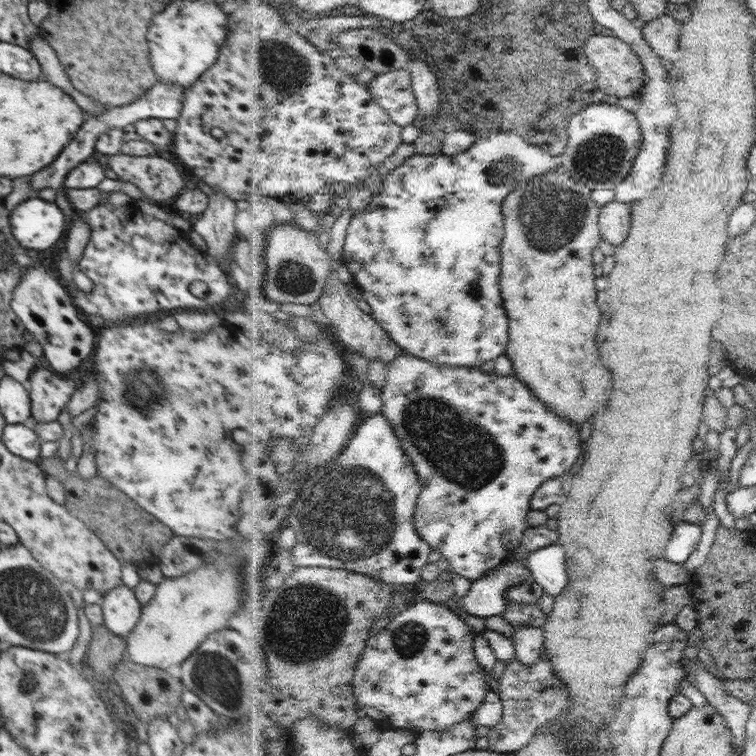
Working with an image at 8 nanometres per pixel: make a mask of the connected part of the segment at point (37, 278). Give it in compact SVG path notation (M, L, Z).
M32 263L21 276L13 291L11 308L22 326L41 344L43 354L56 374L76 368L94 350L94 330L80 320L71 291L44 263Z

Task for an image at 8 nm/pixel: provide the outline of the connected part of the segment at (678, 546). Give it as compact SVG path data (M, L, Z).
M686 520L677 524L676 533L667 546L667 558L685 565L700 544L700 528Z

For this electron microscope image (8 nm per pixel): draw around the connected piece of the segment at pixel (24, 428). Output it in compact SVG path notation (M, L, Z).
M6 424L2 440L8 451L15 456L30 461L40 457L42 440L29 424Z

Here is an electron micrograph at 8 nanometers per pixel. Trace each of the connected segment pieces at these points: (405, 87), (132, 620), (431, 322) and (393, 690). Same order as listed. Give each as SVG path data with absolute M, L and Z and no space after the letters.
M400 69L376 74L369 87L382 108L391 113L393 120L400 127L420 123L422 113L419 110L419 100L410 71Z
M124 584L110 589L102 596L103 625L118 636L127 637L133 632L141 615L142 605L132 589Z
M494 132L490 138L475 142L470 150L456 156L444 152L433 155L417 152L384 181L383 192L372 197L370 208L353 218L342 262L354 276L355 285L360 288L365 300L371 305L373 315L391 333L404 352L431 360L440 366L482 366L490 360L498 360L502 354L507 354L508 347L511 346L511 317L502 287L503 242L507 235L503 206L505 200L524 182L530 182L539 174L559 170L563 166L562 159L555 153L528 142L524 136L518 138L518 134L514 132Z
M423 601L404 609L383 631L371 636L361 656L355 676L355 691L361 708L386 727L408 729L418 735L426 730L449 729L470 719L486 702L490 686L488 674L474 652L476 635L452 608Z

